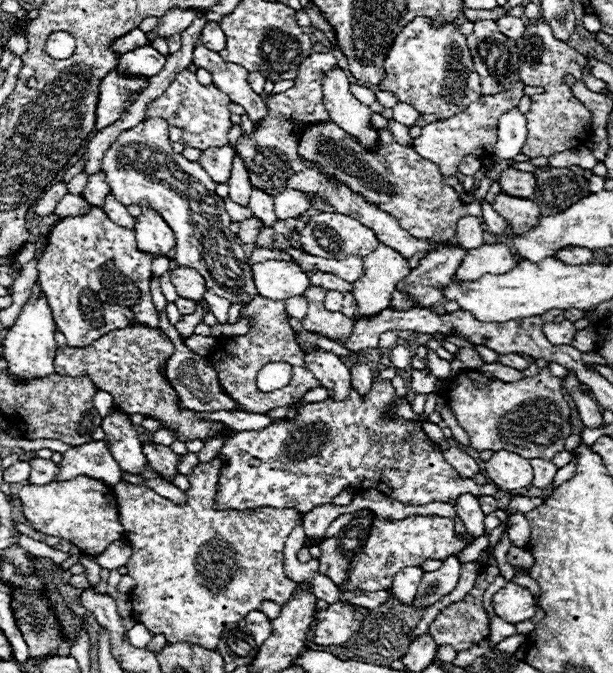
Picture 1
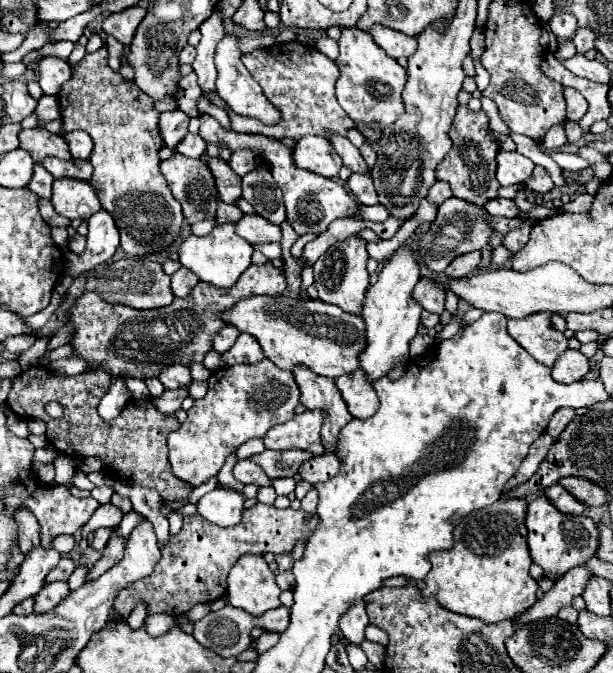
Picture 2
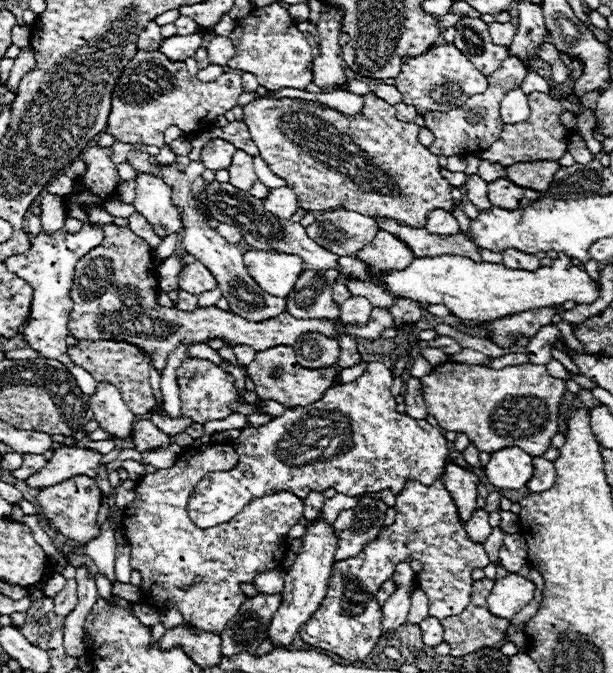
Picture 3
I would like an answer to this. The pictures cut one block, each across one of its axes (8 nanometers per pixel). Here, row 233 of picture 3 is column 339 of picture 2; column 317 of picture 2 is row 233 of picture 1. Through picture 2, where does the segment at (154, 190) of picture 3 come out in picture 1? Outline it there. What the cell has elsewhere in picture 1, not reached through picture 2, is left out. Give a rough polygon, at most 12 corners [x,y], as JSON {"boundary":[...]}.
{"boundary":[[154,210],[136,220],[138,248],[168,256],[176,240]]}

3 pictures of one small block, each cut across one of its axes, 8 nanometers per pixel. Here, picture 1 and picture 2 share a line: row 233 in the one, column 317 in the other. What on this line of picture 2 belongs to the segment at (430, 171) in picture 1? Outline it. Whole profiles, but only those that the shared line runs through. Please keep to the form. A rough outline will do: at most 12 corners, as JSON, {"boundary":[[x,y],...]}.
{"boundary":[[306,410],[274,426],[264,444],[324,454],[324,410]]}

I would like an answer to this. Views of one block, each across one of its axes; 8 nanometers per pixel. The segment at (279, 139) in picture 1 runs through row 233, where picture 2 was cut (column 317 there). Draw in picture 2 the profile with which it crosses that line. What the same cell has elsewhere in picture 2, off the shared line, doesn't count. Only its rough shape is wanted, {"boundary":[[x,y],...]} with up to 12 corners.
{"boundary":[[294,366],[300,402],[328,410],[322,426],[326,452],[352,420],[332,378]]}

